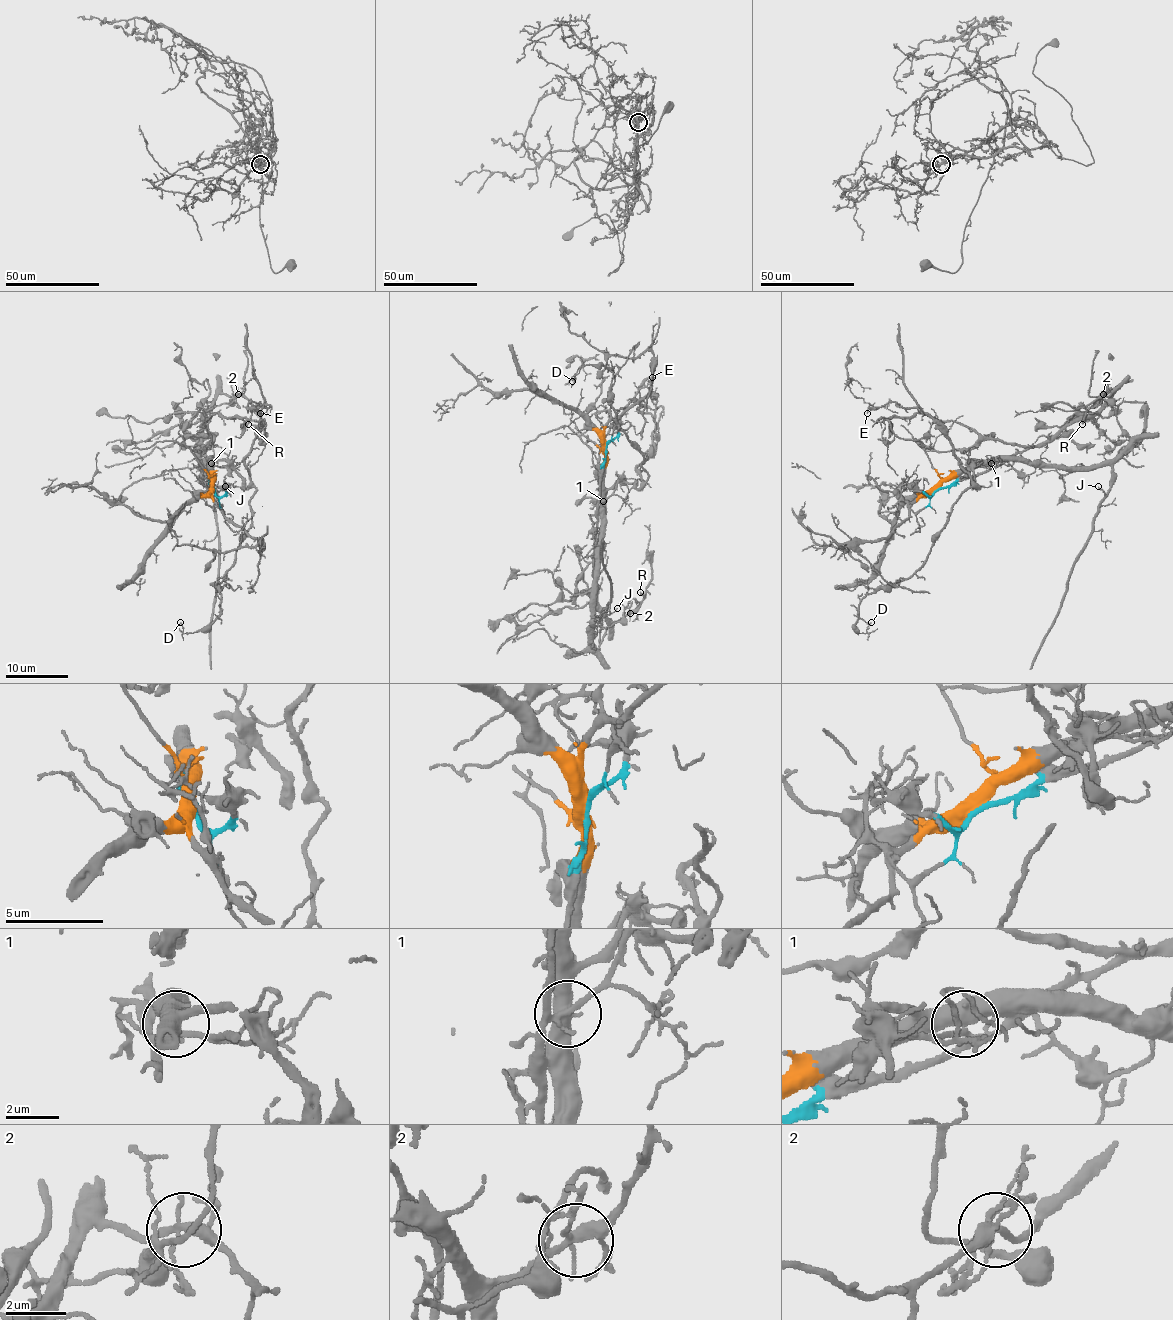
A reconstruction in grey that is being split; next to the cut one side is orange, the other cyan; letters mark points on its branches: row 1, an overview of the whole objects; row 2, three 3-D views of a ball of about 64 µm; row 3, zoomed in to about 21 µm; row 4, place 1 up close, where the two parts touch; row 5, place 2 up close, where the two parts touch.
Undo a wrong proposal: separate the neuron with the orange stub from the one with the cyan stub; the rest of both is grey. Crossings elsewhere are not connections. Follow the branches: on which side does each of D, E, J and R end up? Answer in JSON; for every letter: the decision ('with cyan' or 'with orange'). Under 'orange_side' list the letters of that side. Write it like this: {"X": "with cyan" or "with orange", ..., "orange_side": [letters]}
{"D": "with orange", "E": "with orange", "J": "with orange", "R": "with cyan", "orange_side": ["D", "E", "J"]}

